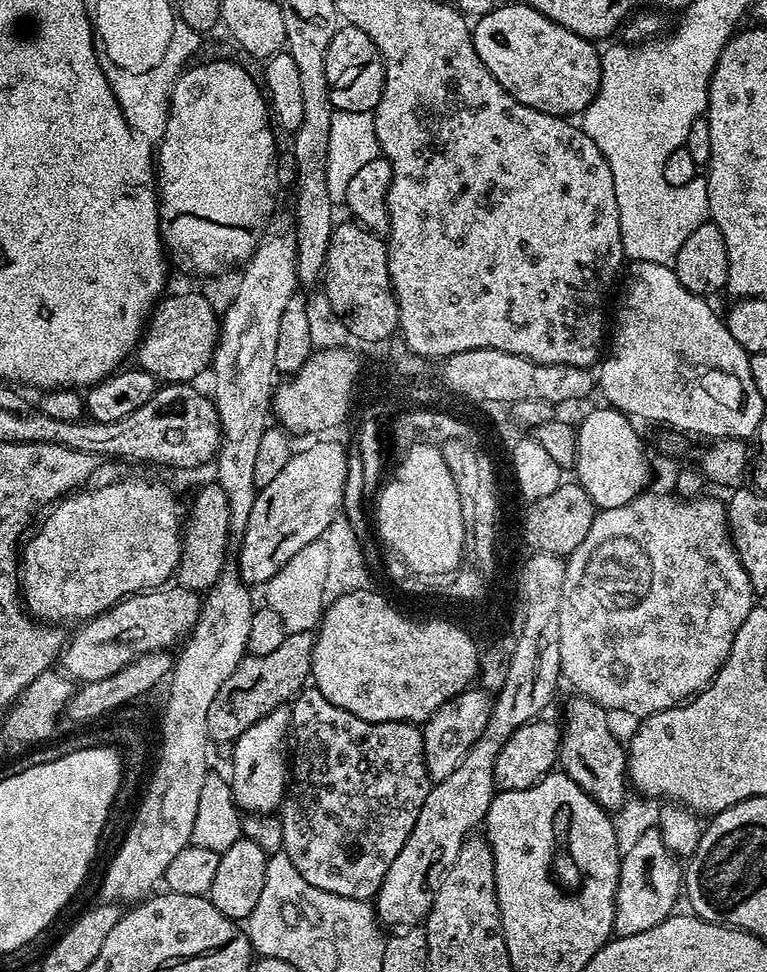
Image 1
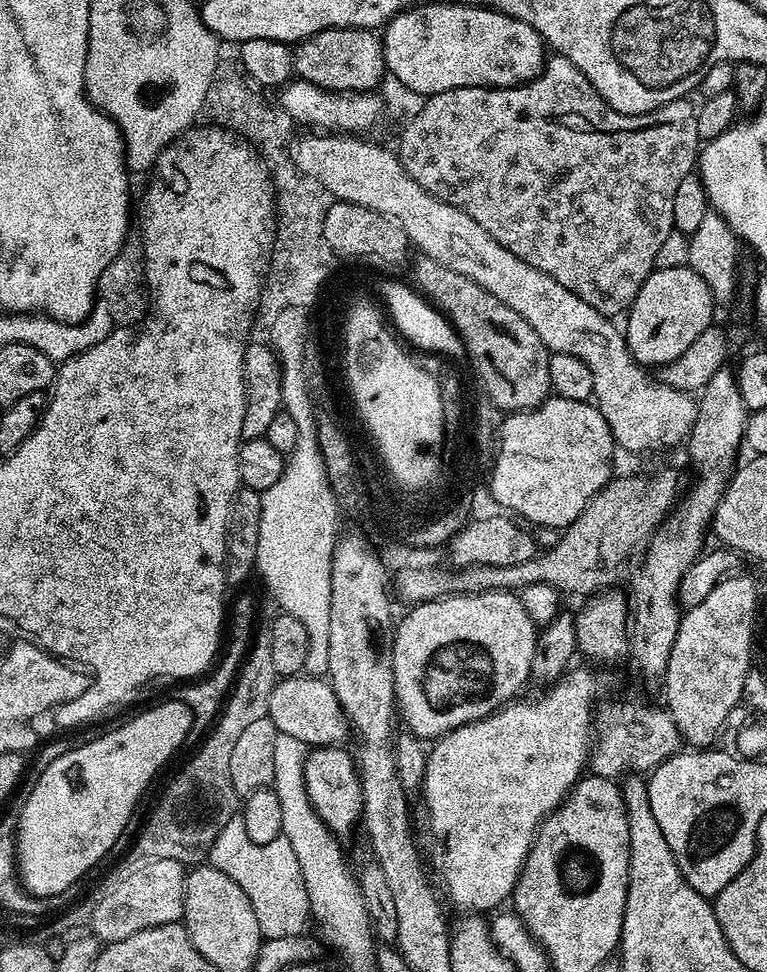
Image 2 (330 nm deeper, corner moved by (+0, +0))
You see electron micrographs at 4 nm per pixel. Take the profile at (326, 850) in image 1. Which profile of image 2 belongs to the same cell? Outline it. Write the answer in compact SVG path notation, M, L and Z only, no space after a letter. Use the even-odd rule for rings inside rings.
M316 746L307 753L304 761L304 785L306 794L322 822L338 838L345 838L352 832L352 827L357 827L364 811L364 791L360 785L360 773L358 771L357 761L347 752L344 746Z

